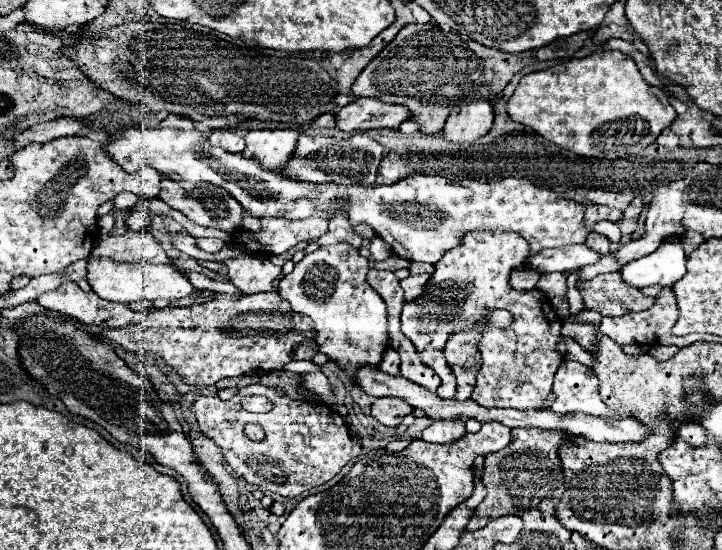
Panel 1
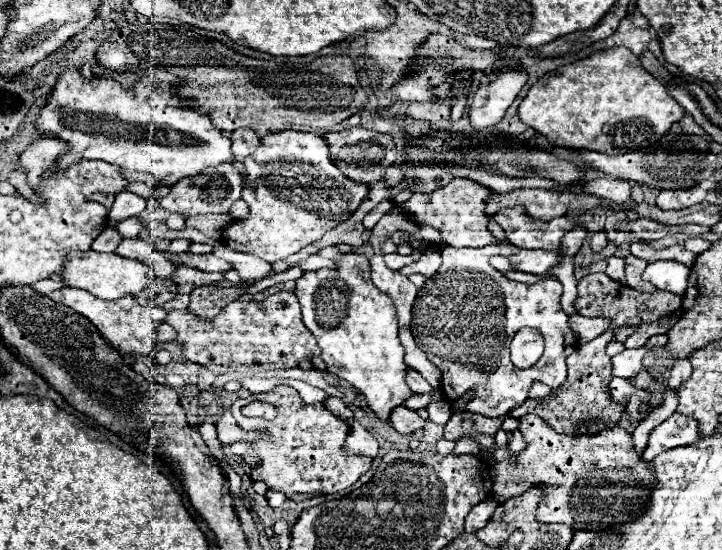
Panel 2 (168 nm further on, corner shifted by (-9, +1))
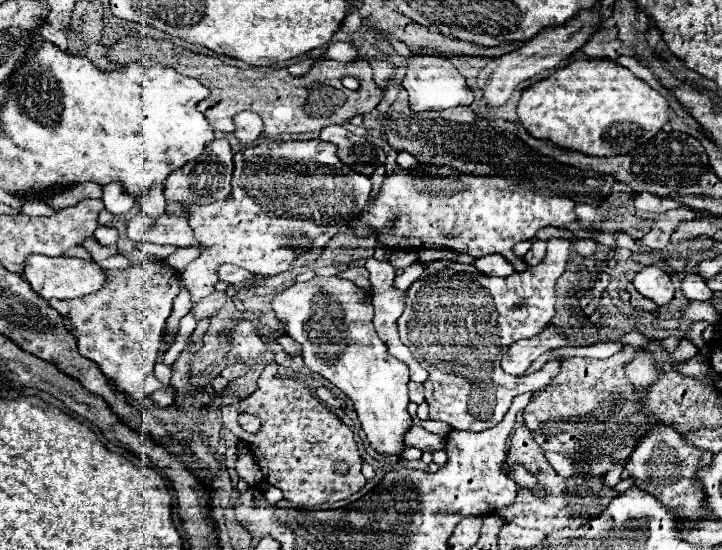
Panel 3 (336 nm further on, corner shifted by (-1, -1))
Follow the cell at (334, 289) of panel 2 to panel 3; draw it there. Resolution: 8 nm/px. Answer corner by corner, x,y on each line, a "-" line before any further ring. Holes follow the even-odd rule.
316,275
306,283
294,283
292,287
286,287
282,293
278,293
272,301
272,309
276,311
276,317
280,321
288,323
286,333
302,345
302,357
306,367
322,375
324,379
328,379
334,387
338,387
342,393
346,393
352,399
360,425
370,445
380,453
398,453
404,447
404,433
412,425
412,417
406,411
410,403
408,387
406,387
410,375
408,375
408,367
402,361
396,361
396,357
388,353
388,347
384,347
378,333
374,331
372,325
374,309
370,303
370,295
358,285
354,285
352,281

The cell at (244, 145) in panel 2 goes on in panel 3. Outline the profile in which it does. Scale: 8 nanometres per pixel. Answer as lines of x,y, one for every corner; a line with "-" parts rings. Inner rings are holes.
242,111
242,113
238,113
238,115
234,117
234,123
236,123
234,135
236,135
236,139
238,139
244,147
246,147
246,145
252,145
252,143
258,139
260,131
262,131
262,119
260,119
256,113
252,113
252,111

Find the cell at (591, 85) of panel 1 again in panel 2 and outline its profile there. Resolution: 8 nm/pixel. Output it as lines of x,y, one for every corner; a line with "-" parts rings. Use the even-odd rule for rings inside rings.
614,47
614,49
598,51
582,61
576,61
546,73
542,79
538,79
530,87
528,95
522,99
518,107
518,115
528,127
536,129
558,147
608,153
610,149
652,147
664,133
668,133
672,123
684,117
684,109
678,105
676,99
668,95
668,89
664,87
664,83
652,77
640,65
638,57
630,49

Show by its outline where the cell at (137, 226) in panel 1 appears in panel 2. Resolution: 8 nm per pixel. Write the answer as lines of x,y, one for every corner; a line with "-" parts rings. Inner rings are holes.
130,217
130,219
120,221
118,227
116,227
116,231
118,231
122,237
132,237
132,239
134,239
134,237
140,235
140,231
142,231
142,223
140,223
140,219

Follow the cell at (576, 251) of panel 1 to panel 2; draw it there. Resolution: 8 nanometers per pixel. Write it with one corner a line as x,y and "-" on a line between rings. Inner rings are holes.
522,249
516,255
508,257
508,261
516,271
534,273
534,275
544,275
548,269
556,267
560,259
562,255
558,251
540,251
540,249
534,249
534,251

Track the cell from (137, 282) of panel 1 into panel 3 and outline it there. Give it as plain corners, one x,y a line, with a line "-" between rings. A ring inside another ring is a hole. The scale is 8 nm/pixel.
30,255
26,257
26,271
22,275
30,287
44,299
76,299
104,289
106,285
106,269
96,265
94,261
84,261
76,257
48,257
48,255

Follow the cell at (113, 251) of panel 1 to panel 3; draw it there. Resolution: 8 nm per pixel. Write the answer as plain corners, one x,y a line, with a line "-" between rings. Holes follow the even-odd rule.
220,265
220,269
218,269
218,279
220,279
220,281
226,281
226,283
240,285
240,283
246,281
246,279
252,279
252,275
250,275
246,269
240,269
240,267
236,267
236,265

